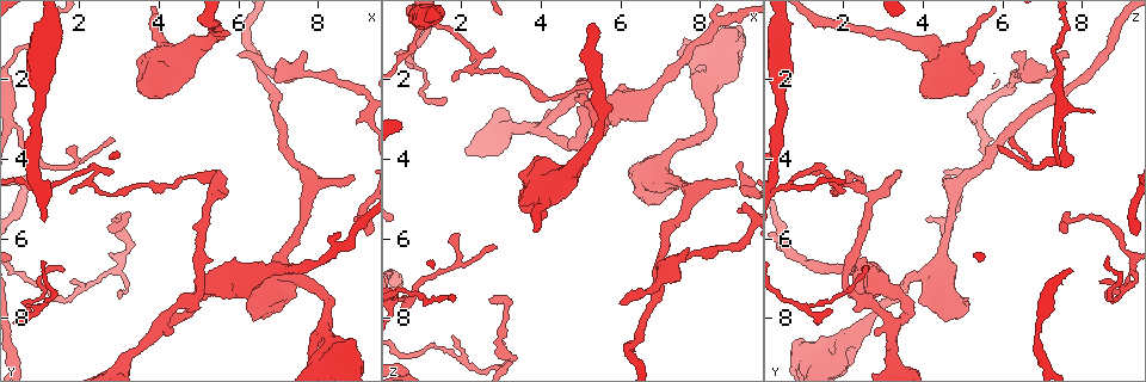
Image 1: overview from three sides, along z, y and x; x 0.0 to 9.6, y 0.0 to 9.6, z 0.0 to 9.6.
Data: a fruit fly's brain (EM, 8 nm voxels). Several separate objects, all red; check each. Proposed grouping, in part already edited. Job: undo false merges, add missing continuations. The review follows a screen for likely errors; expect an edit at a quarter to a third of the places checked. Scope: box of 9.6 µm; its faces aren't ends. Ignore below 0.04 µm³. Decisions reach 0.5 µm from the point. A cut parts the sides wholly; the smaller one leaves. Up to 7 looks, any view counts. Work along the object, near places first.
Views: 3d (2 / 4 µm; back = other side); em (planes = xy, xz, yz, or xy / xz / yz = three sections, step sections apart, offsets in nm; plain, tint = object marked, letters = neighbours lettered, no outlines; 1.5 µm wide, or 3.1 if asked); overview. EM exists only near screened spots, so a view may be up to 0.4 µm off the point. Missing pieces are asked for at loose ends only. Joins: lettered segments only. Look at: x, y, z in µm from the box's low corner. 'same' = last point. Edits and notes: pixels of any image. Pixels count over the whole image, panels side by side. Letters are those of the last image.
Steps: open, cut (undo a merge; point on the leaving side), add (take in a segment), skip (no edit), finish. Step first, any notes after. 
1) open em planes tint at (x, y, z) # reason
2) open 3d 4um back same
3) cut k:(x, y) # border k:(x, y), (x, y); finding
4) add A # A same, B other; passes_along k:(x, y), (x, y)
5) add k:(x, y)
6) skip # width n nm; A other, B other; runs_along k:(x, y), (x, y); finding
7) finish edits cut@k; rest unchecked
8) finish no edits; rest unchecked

open em planes plain at (4.10, 1.60, 5.45) # stops while still wide

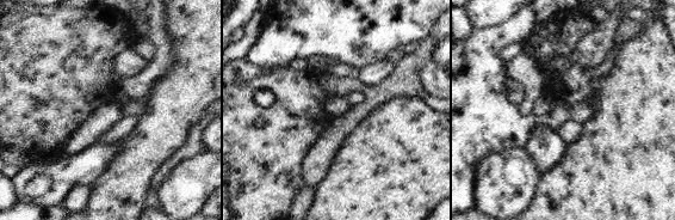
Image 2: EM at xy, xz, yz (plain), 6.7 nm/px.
open em planes letters same

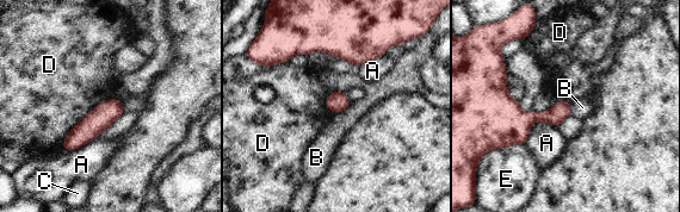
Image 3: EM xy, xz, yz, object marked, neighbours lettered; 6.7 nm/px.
skip # A other, B other, C other, D other, E other; runs_along 3:(117, 104), (66, 145); none of them fits

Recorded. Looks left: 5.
open em yz step 8 letters at (7.65, 1.20, 6.50) # branch stops here

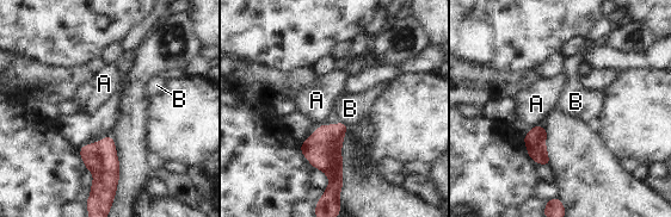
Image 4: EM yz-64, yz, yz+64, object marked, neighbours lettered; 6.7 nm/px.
add B # A other, B same; passes_along 4:(322, 148), (337, 123), (350, 109); it goes on there

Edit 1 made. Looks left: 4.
open overview

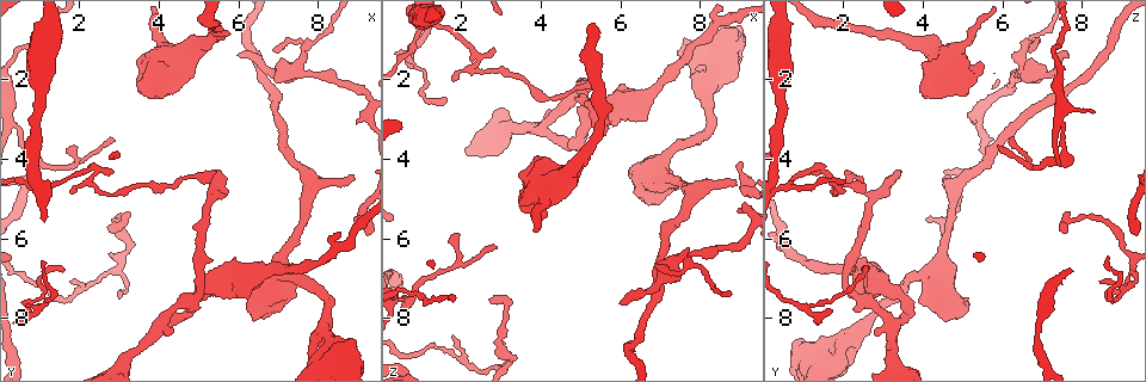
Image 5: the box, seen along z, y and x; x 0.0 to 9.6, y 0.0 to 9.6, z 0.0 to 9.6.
open em planes letters at (2.80, 3.50, 6.15) # thin end

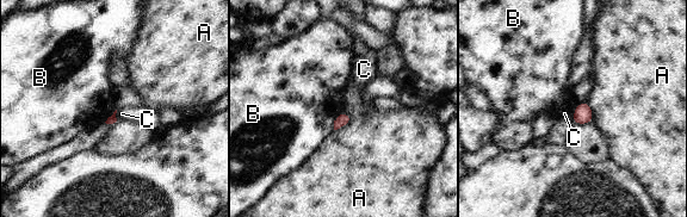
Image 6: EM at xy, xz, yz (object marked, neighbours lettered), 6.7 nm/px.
skip # A other, B other, C other; border 6:(344, 112), (334, 121), (333, 129); no lettered segment goes on from it

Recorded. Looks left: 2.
finish edits add@4; rest unchecked

